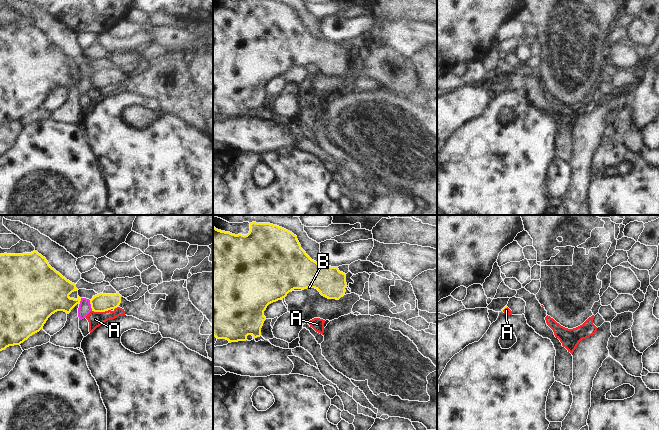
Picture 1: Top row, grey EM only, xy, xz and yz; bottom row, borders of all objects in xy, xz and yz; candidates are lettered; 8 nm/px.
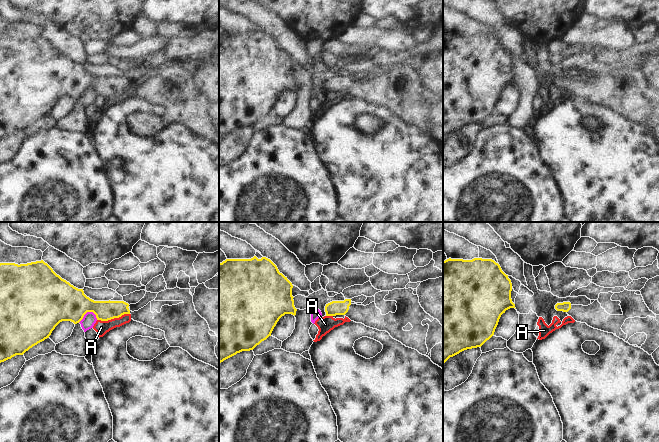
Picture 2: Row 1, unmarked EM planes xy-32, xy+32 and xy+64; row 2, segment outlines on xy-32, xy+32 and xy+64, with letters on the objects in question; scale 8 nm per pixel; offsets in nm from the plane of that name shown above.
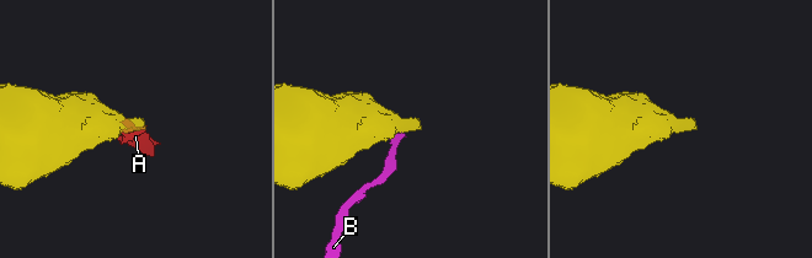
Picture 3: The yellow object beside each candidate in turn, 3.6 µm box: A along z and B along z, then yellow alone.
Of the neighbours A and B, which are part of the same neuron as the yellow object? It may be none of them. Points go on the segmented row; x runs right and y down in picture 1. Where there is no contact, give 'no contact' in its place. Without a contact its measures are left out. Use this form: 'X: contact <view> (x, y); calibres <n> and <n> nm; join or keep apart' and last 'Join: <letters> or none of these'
A: contact xy (101, 311); calibres 140 and 120 nm; keep apart
B: contact xy (91, 305); calibres 140 and 100 nm; keep apart
Join: none of these

